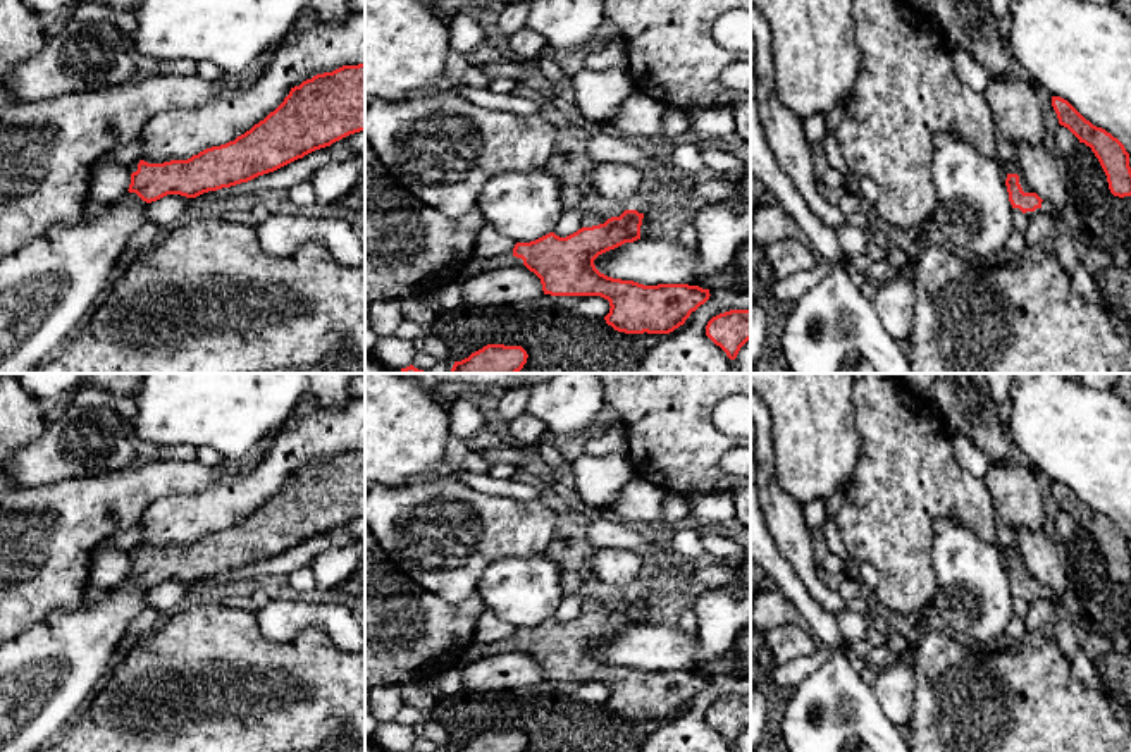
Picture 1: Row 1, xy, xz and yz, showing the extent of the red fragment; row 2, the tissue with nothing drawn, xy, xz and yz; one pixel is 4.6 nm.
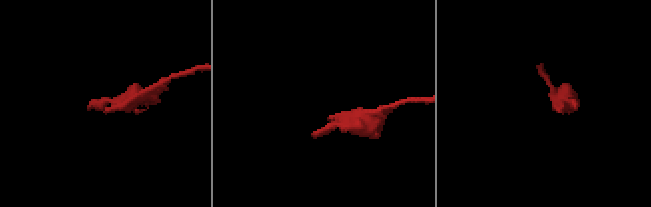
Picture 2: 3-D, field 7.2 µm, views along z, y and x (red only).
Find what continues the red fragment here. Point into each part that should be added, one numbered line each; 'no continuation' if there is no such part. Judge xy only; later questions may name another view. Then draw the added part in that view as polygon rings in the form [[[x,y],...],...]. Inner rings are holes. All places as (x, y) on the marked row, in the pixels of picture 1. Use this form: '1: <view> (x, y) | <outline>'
1: xy (129, 155) | [[[136,138],[127,145],[115,146],[108,155],[112,155],[117,162],[124,163],[133,174],[138,170],[138,163],[143,157],[143,150],[145,150],[143,139]]]

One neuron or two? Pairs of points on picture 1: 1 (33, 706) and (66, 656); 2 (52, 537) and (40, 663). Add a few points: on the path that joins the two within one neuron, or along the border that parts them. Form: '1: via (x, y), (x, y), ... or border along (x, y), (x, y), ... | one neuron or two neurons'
1: via (33, 694), (33, 689), (54, 668) | one neuron
2: border along (81, 604), (47, 613), (18, 637) | two neurons

